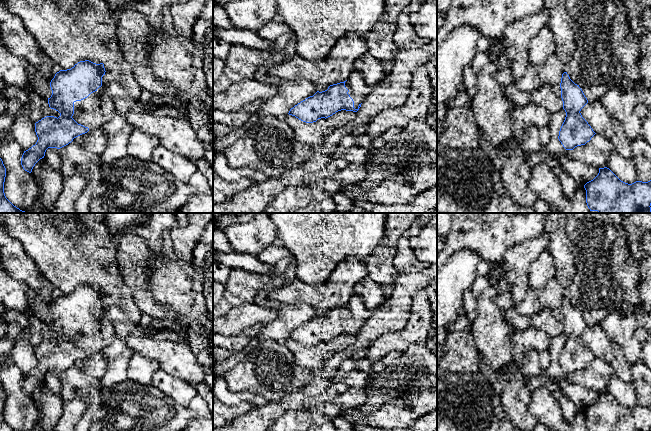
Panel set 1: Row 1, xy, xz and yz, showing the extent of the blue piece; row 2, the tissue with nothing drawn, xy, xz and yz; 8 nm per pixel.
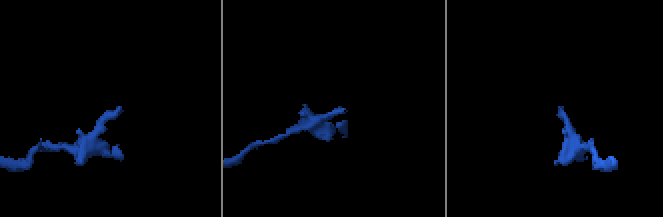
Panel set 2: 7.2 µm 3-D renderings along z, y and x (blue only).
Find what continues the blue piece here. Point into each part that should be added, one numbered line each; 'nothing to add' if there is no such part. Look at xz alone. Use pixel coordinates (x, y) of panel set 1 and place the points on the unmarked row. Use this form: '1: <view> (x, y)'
1: xz (358, 314)

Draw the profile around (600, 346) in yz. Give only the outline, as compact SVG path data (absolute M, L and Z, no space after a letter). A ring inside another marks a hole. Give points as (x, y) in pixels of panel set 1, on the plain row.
M599 324L588 326L583 331L581 339L596 358L603 359L607 362L612 362L614 360L611 340Z

